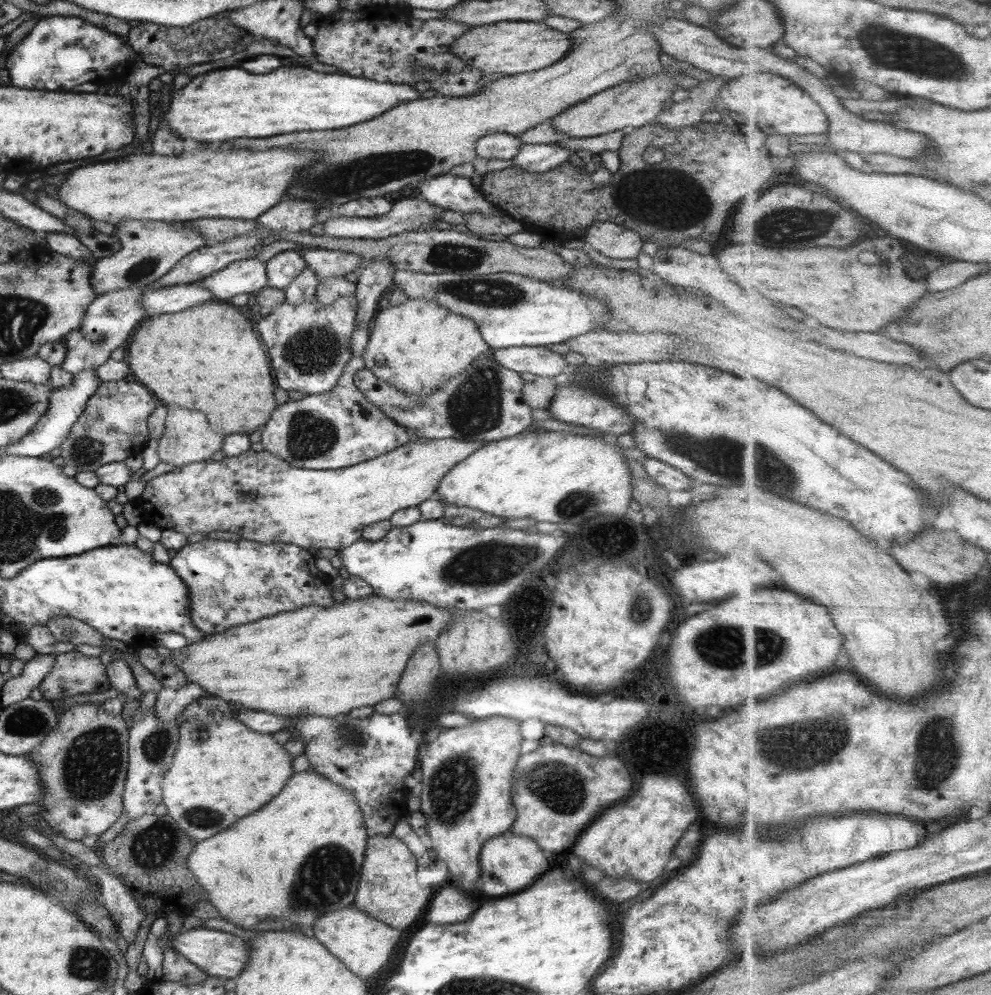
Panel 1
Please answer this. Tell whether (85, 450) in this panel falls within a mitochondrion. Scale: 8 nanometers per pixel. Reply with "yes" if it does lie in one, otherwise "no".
yes

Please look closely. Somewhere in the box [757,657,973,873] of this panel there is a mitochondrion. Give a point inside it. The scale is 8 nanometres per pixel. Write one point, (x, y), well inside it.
(937, 757)

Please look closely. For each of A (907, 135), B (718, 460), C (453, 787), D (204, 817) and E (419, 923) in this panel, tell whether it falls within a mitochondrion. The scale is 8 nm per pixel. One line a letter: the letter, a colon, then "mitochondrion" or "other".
A: other
B: mitochondrion
C: mitochondrion
D: mitochondrion
E: other

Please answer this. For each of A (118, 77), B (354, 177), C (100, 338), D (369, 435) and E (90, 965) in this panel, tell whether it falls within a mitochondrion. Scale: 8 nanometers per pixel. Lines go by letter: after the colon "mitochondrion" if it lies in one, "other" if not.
A: other
B: mitochondrion
C: mitochondrion
D: other
E: mitochondrion

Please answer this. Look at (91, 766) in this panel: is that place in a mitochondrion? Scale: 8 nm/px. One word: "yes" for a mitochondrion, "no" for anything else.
yes

